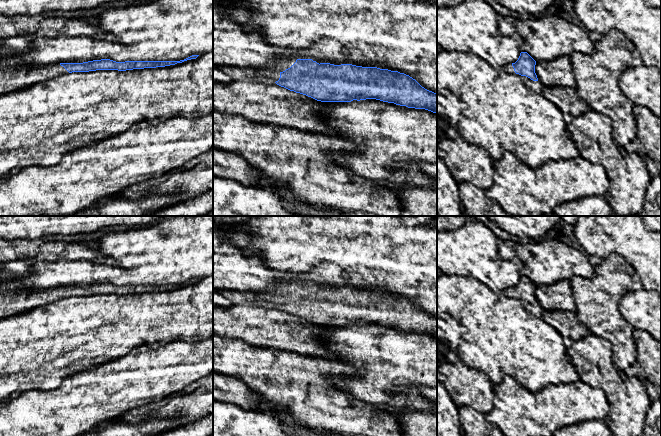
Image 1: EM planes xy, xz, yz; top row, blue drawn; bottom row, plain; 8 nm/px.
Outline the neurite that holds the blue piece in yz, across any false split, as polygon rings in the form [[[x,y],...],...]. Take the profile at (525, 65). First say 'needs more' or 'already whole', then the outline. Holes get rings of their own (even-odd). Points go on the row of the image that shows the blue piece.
needs more | [[[521,52],[515,63],[507,64],[503,68],[511,74],[516,74],[522,82],[537,94],[542,94],[543,84],[535,73],[536,61],[527,53]]]

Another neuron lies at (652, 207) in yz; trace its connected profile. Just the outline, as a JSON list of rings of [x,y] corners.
[[[652,176],[643,211],[636,216],[661,216],[661,176]]]

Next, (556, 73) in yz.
[[[570,56],[536,62],[535,73],[543,86],[576,88]]]

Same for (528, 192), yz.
[[[504,152],[494,164],[493,184],[485,193],[513,216],[542,216],[554,212],[558,205],[582,197],[605,197],[611,185],[603,165],[577,155],[571,159],[550,160],[537,169]]]

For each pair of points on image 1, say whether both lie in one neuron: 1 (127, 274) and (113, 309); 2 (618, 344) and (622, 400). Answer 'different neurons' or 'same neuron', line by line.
1: different neurons
2: different neurons

